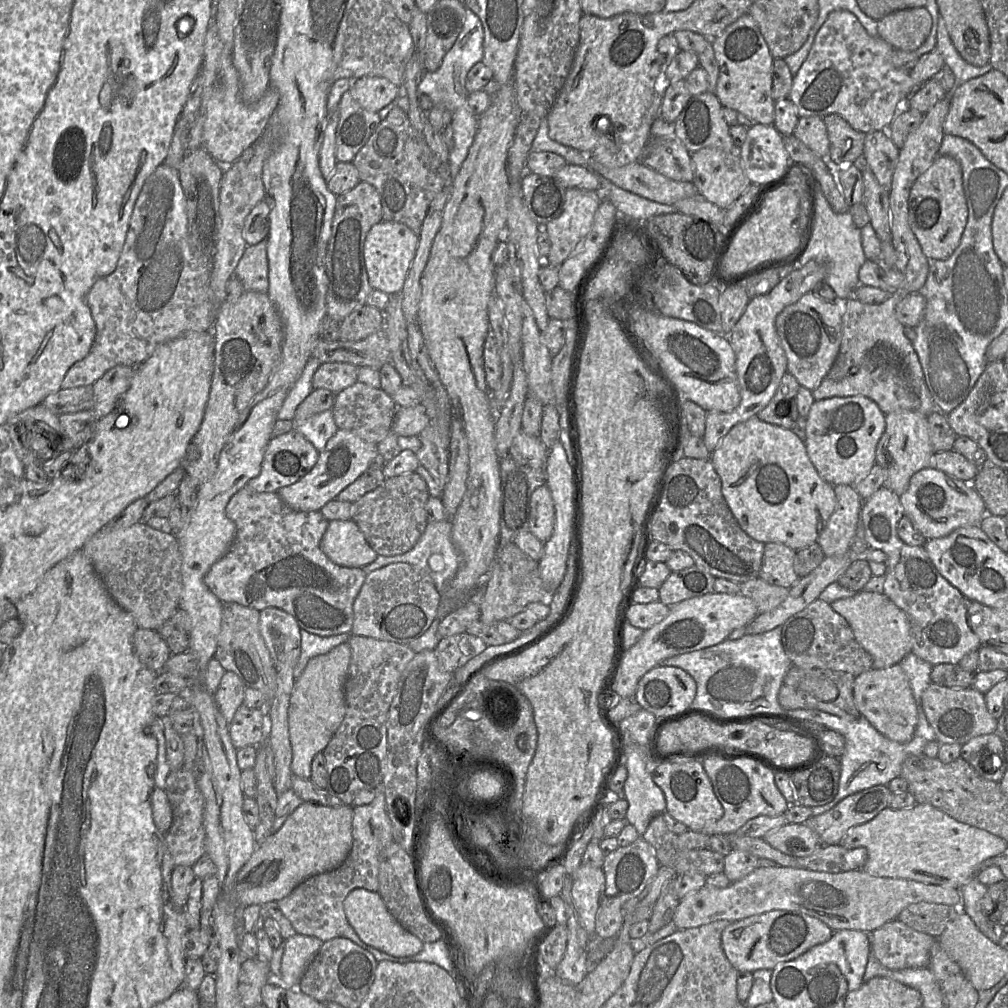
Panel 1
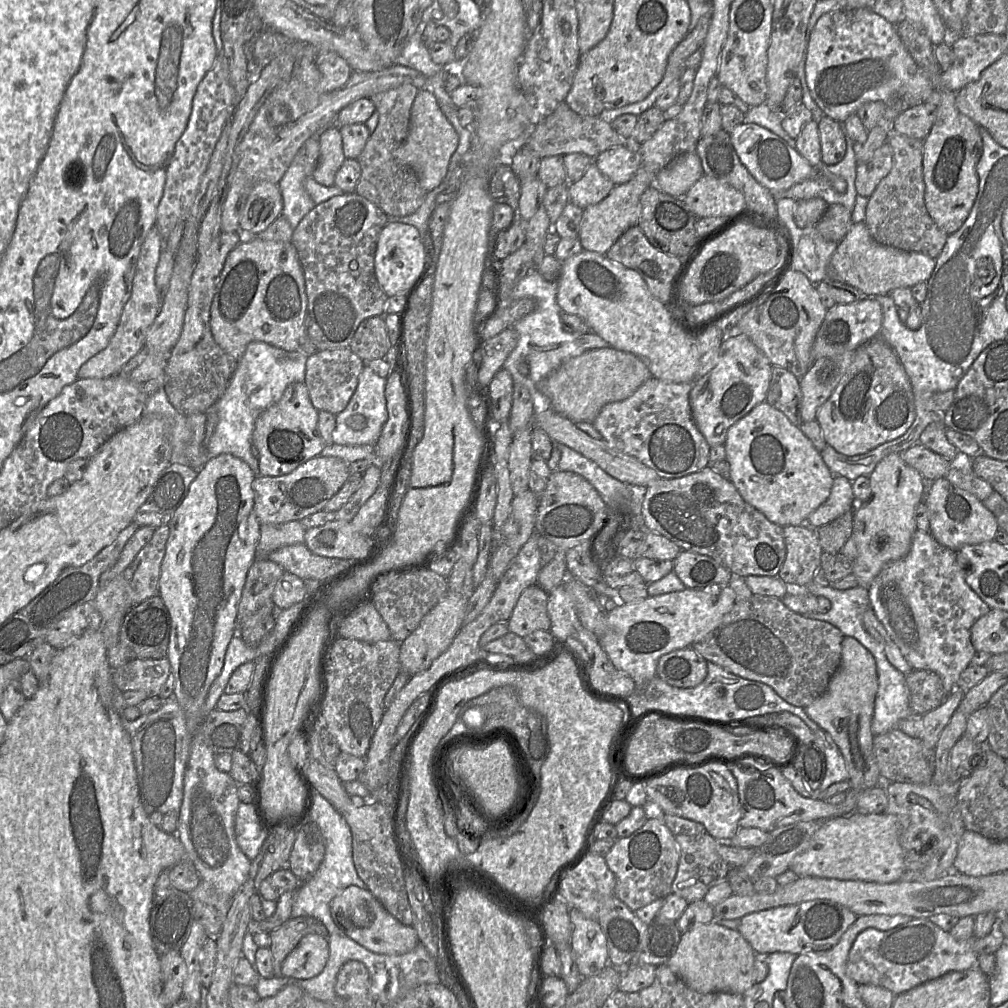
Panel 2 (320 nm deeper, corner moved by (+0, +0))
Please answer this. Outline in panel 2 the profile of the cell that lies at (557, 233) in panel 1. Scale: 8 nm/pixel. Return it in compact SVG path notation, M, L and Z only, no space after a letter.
M592 160L583 177L568 184L568 201L584 210L605 199L614 187Z

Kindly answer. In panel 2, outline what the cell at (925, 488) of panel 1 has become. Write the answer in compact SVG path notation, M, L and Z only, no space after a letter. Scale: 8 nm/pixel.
M945 477L932 482L923 502L929 510L930 533L940 544L959 551L964 545L995 540L999 529L996 516L977 497L953 485Z

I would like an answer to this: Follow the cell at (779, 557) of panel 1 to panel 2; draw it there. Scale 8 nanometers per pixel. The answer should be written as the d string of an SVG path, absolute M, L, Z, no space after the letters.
M806 523L783 527L786 557L778 577L786 584L807 586L821 565L823 549L816 529Z

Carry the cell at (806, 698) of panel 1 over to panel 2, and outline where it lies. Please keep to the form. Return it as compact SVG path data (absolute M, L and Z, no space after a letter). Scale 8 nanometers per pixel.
M753 594L747 600L735 602L719 625L691 647L707 662L713 662L742 678L765 683L789 704L805 708L826 691L838 669L844 636L840 629L828 622L793 612L780 598Z

